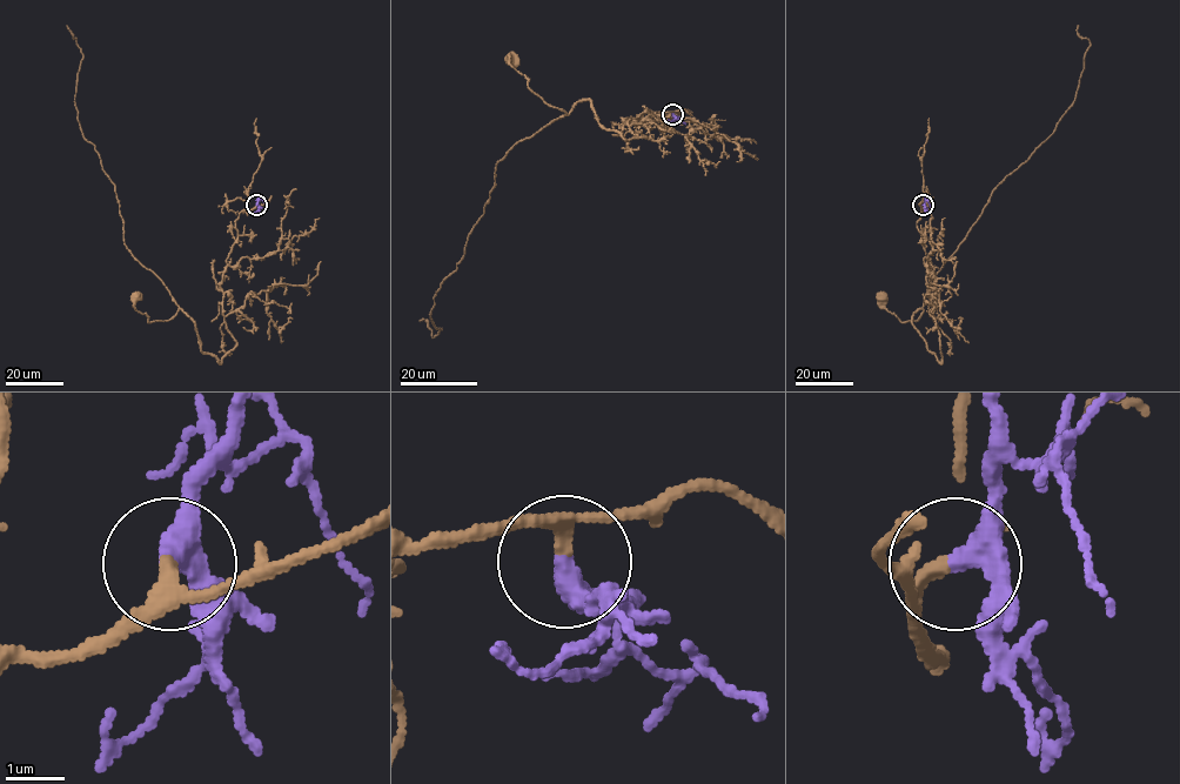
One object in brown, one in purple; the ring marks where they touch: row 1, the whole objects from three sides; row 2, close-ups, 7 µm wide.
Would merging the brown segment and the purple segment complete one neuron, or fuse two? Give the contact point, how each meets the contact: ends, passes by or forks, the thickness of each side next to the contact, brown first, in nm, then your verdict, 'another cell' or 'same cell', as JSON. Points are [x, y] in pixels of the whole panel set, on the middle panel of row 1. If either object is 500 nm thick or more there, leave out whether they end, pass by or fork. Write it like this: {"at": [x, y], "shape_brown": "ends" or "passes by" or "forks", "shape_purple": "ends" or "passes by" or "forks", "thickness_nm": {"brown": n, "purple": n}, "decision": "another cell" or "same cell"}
{"at": [672, 114], "shape_brown": "passes by", "shape_purple": "passes by", "thickness_nm": {"brown": 190, "purple": 360}, "decision": "same cell"}

